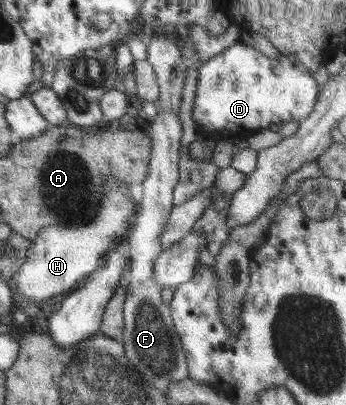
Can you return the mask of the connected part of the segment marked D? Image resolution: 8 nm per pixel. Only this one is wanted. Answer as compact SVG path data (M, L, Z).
M239 41L199 66L192 118L203 129L220 133L233 132L237 136L245 136L246 139L260 129L269 128L271 123L281 126L285 121L293 119L301 122L312 113L318 100L317 82L313 74L302 63L293 61L291 56L280 53L276 58L269 58L261 51Z

